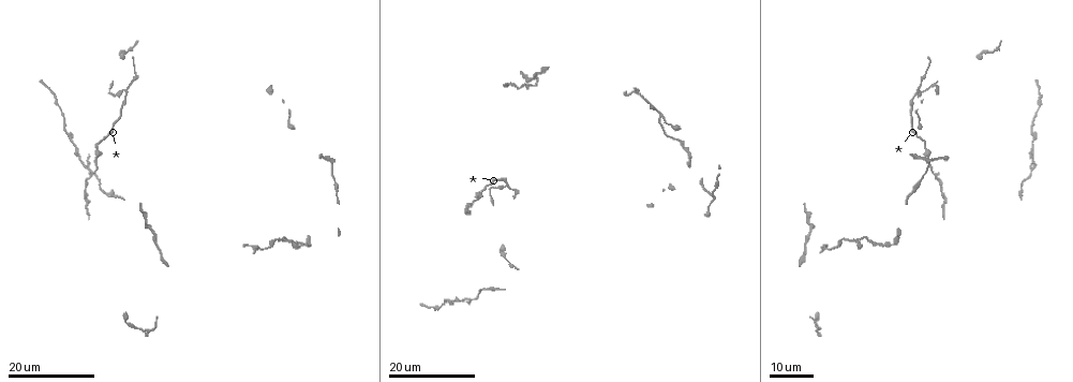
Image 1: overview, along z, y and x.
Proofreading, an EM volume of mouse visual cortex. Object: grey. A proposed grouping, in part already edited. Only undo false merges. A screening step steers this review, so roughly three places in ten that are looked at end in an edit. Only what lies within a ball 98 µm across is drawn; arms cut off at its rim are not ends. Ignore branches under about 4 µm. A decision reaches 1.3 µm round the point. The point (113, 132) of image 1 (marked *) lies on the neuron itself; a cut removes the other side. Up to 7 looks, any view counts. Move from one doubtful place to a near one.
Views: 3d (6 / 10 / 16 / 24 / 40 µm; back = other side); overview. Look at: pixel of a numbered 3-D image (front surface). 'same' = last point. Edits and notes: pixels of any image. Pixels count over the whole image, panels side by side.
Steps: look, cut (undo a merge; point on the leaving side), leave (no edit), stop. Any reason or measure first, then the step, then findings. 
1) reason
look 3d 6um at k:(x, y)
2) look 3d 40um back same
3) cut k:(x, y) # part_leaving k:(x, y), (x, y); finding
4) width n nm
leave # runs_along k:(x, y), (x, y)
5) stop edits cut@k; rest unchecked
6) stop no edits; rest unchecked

thick turns thin
look 3d 24um at 1:(120, 107)

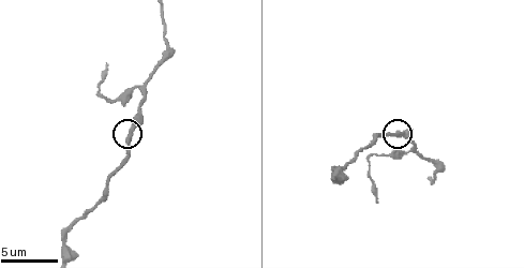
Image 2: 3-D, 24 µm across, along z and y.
closer look
look 3d 10um at 2:(129, 134)

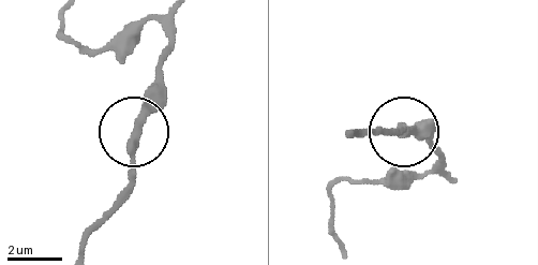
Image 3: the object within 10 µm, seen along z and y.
width 290 nm
leave # runs_along 3:(81, 245), (128, 182), (136, 120), (158, 74); one neuron here

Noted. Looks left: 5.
thick turns thin
look 3d 16um at 1:(93, 171)

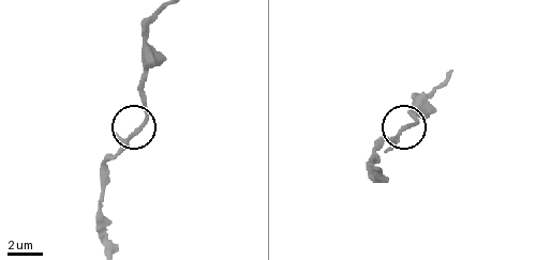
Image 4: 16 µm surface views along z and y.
look 3d 6um at 4:(138, 130)

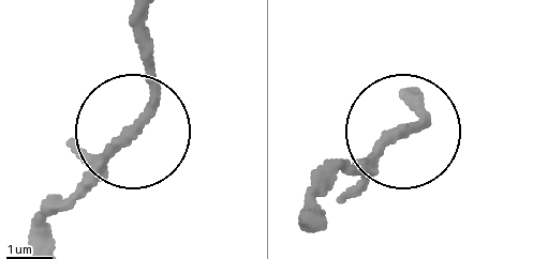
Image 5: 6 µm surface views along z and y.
leave # runs_along 5:(149, 14), (146, 118), (39, 229); continuous, no second neuron

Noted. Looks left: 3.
thick turns thin
look 3d 6um at 2:(64, 233)

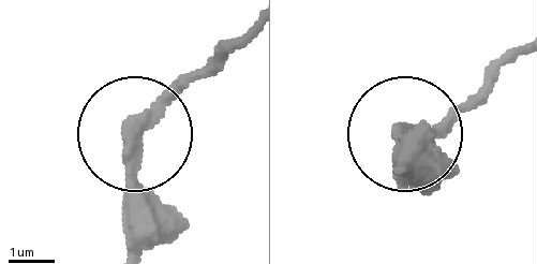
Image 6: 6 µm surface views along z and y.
from behind
look 3d 6um back at 6:(134, 134)

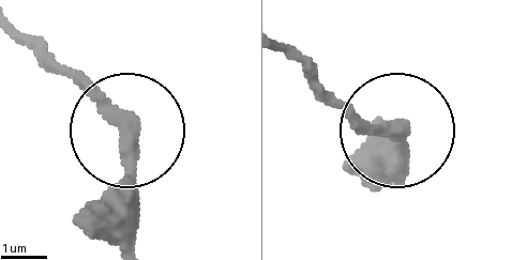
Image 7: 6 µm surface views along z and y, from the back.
width 340 nm
leave # continuous, no second neuron

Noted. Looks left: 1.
stop no edits; rest unchecked

